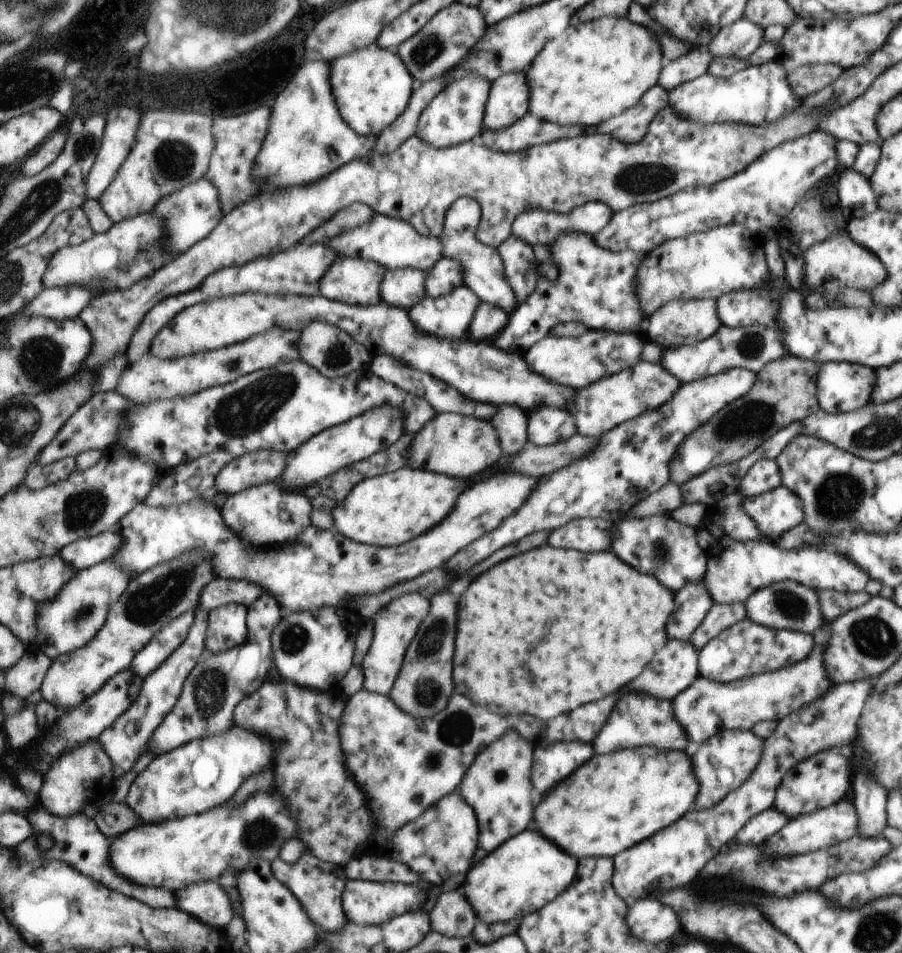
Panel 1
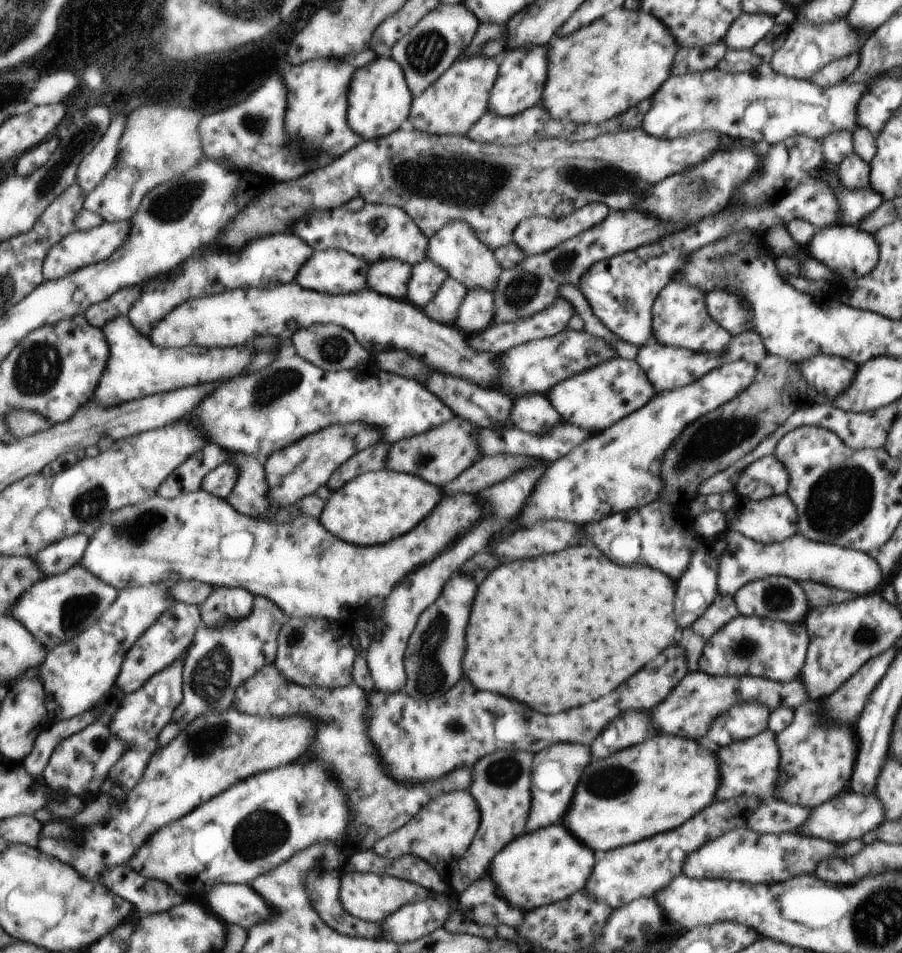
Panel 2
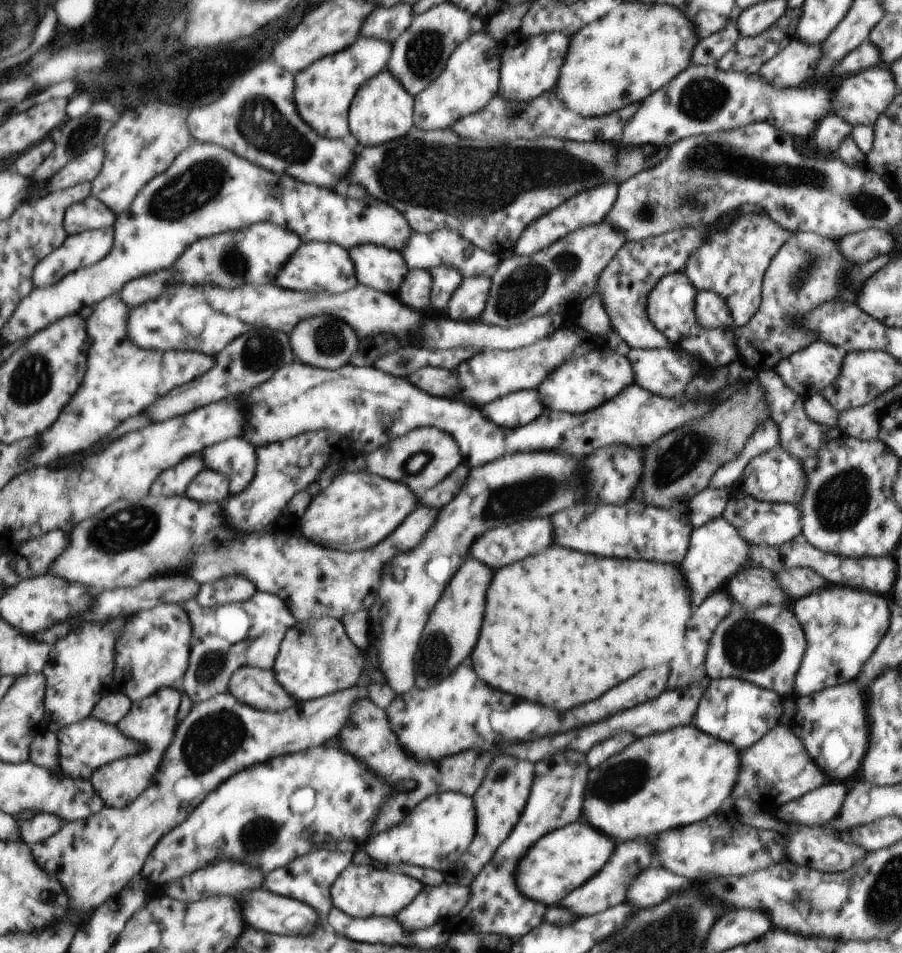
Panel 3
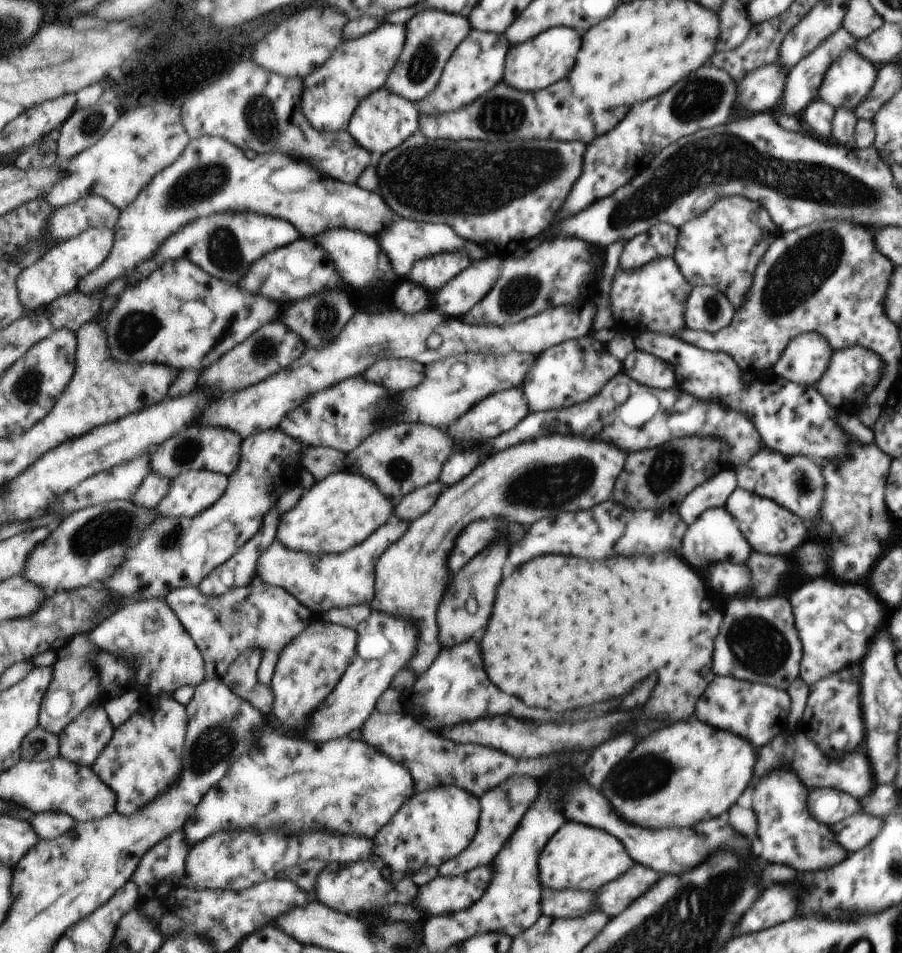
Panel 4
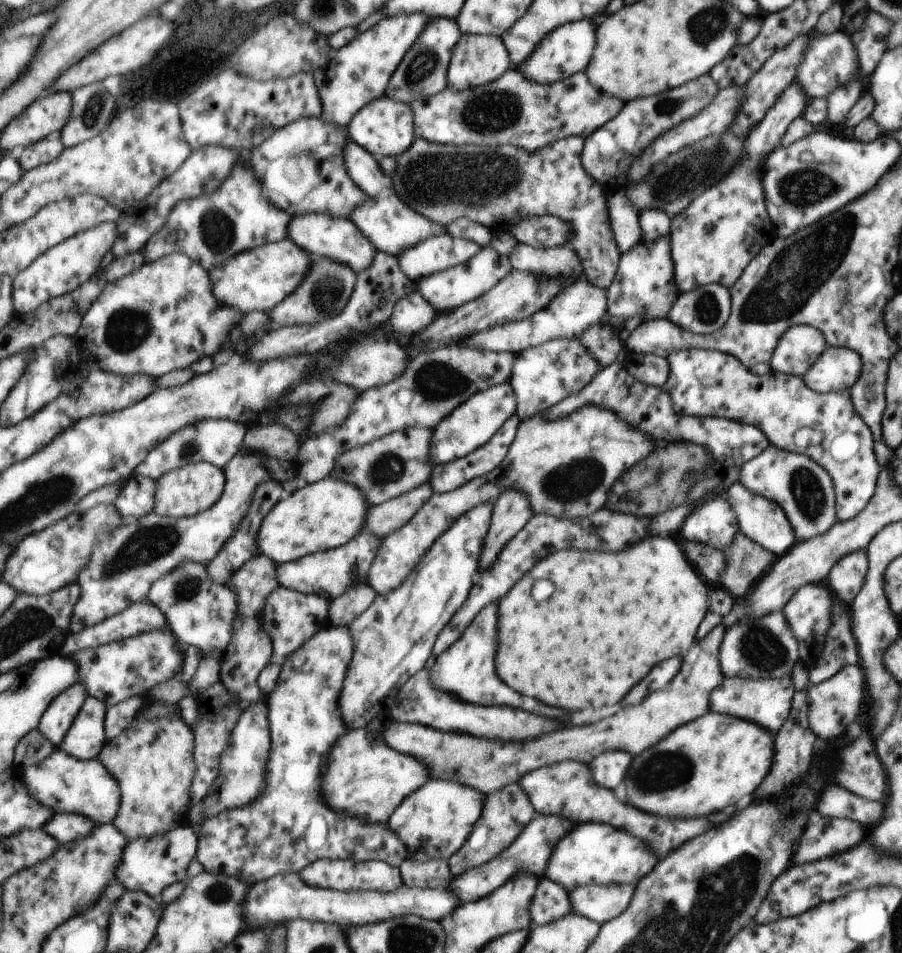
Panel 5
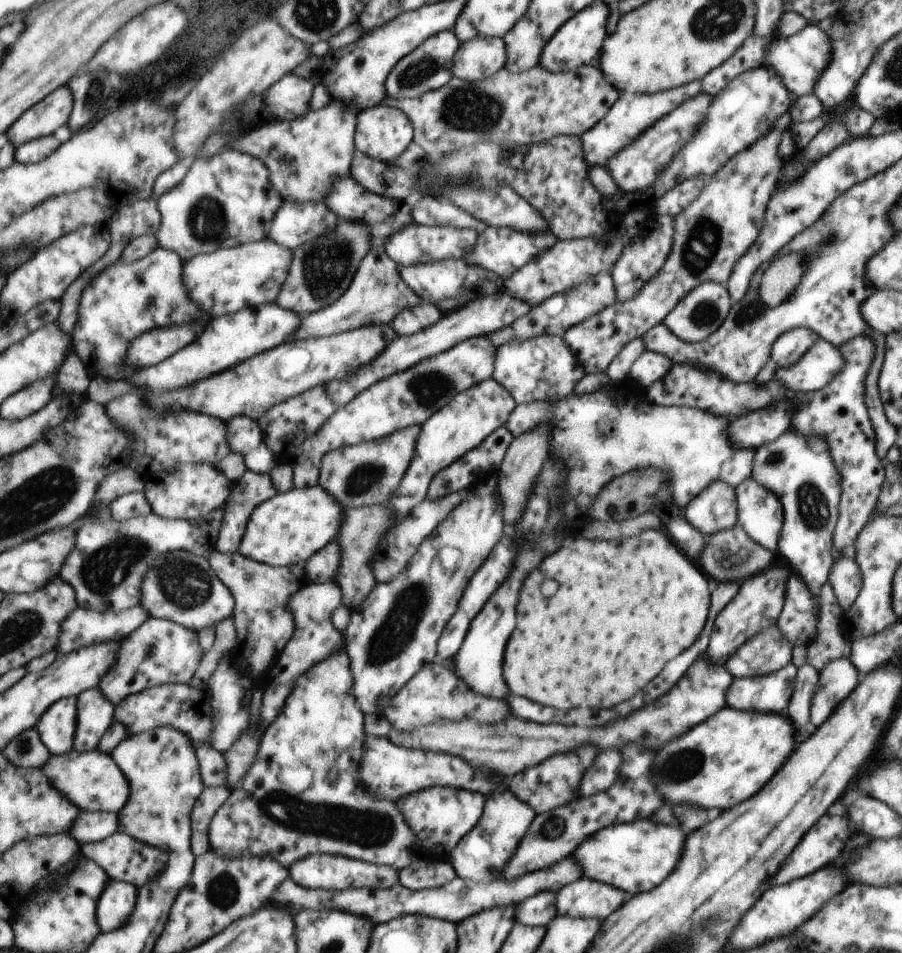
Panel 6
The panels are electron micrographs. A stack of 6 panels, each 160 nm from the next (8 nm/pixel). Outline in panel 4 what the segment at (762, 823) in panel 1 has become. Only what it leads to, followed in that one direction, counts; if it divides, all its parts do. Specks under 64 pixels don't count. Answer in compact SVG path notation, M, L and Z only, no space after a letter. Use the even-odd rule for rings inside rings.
M815 788L807 796L807 810L817 822L831 826L845 816L859 812L859 804L855 798L849 798L839 790Z

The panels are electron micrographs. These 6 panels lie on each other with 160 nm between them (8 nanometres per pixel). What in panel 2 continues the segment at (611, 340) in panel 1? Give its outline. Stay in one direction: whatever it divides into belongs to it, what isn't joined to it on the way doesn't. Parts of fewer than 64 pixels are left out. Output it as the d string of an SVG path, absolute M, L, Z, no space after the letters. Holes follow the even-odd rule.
M566 327L553 336L523 343L497 355L498 374L494 386L499 392L511 394L511 399L528 394L545 396L558 382L615 358L617 356L613 347L602 338L592 336L583 330L574 331Z

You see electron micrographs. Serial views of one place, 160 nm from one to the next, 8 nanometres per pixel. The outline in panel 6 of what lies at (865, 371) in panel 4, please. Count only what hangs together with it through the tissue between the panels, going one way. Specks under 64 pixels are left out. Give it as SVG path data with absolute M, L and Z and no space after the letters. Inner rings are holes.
M817 339L814 345L795 364L776 368L774 377L784 388L801 393L813 393L829 385L841 372L845 359L825 339Z

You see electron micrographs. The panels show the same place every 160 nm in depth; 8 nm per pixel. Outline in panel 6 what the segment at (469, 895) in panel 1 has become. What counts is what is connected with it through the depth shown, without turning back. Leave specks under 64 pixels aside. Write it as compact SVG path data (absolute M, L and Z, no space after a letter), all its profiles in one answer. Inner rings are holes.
M649 820L629 822L629 824L611 824L595 834L587 836L575 850L573 858L579 858L583 868L580 876L584 879L599 880L609 886L617 886L623 892L637 894L657 886L677 864L683 844L683 834L679 828L669 828L653 824Z

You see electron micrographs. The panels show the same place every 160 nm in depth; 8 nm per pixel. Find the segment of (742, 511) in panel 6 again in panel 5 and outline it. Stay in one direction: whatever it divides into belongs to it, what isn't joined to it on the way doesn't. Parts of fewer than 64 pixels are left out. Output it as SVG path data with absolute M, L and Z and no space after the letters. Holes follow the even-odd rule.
M741 483L731 484L723 495L731 498L731 506L735 506L735 514L739 514L739 532L743 533L748 539L759 543L765 550L771 551L771 554L785 554L787 550L793 548L797 542L792 533L789 521L785 518L785 513L779 508L778 503L770 499L763 498L762 495L755 494L747 490Z

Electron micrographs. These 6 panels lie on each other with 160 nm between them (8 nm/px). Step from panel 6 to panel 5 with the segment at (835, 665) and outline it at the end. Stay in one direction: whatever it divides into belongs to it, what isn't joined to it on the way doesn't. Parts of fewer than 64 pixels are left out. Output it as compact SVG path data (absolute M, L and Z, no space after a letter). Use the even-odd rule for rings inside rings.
M855 665L840 668L831 678L817 684L809 684L806 688L809 714L807 722L809 728L821 736L823 740L833 740L841 736L845 726L853 722L861 708L861 694L863 694L863 674Z

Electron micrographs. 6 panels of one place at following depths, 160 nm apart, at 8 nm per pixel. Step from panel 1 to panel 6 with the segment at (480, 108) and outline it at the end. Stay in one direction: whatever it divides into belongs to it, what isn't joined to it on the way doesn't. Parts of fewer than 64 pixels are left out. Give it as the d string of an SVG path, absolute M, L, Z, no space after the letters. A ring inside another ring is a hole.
M482 34L462 42L459 58L455 58L455 77L466 81L486 79L506 64L505 40Z

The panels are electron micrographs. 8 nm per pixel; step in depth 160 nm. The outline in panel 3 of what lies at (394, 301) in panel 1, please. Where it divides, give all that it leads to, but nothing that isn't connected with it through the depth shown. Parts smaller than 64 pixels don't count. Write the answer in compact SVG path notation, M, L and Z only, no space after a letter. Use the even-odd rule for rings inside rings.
M359 245L350 250L359 282L376 291L397 294L408 266L399 251L377 245Z

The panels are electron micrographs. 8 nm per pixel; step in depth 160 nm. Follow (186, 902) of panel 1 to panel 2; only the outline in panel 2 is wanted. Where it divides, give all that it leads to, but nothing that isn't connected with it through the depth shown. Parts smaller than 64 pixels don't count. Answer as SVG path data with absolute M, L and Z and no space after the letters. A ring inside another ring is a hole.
M217 884L215 888L211 888L205 896L205 904L211 906L211 910L215 910L215 914L228 925L241 925L249 930L252 926L263 921L271 914L266 900L251 888L250 884L241 886L241 884Z

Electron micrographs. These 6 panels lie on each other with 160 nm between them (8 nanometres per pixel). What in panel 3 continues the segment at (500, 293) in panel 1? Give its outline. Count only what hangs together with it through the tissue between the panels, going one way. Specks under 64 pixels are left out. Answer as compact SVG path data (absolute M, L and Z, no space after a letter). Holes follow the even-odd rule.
M442 228L429 234L412 232L405 248L399 252L402 254L408 270L419 269L429 271L438 266L453 267L463 277L484 276L489 279L496 271L500 261L499 253L494 255L490 252L485 252L473 246L473 244L459 236L454 230L448 228Z

